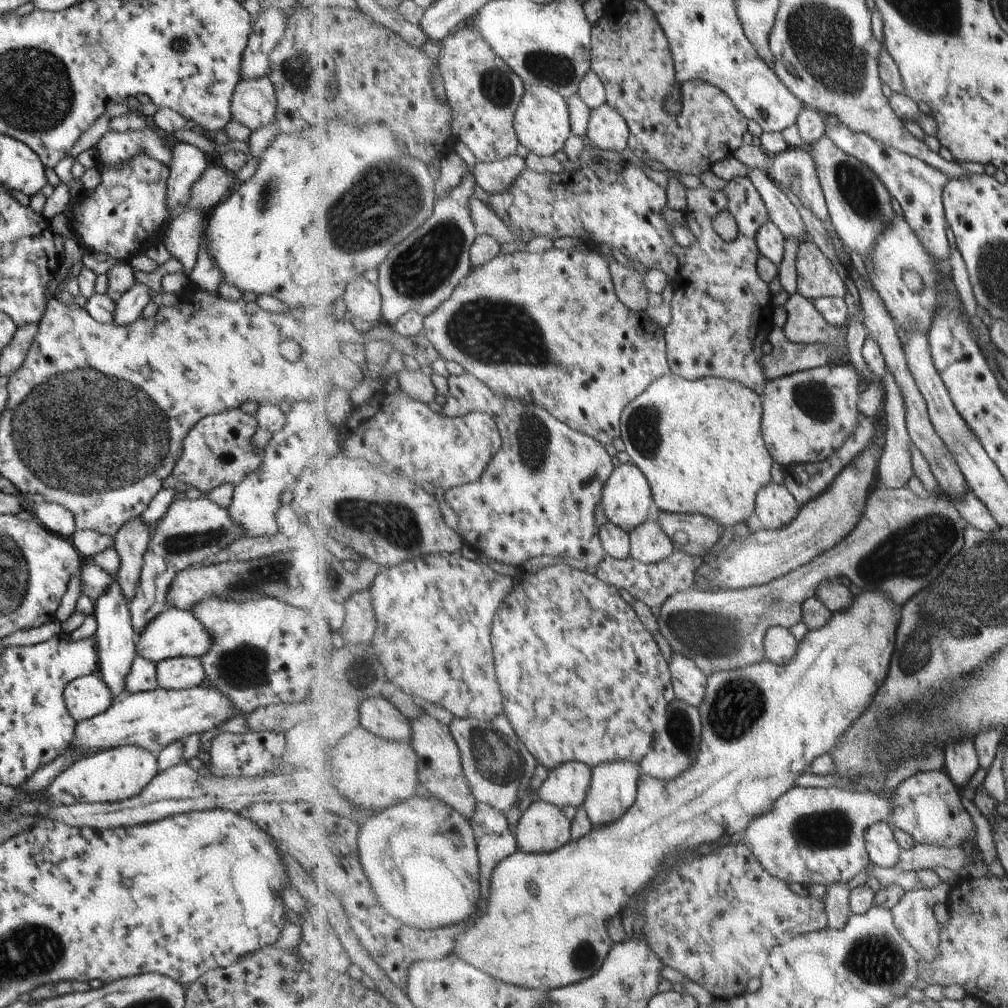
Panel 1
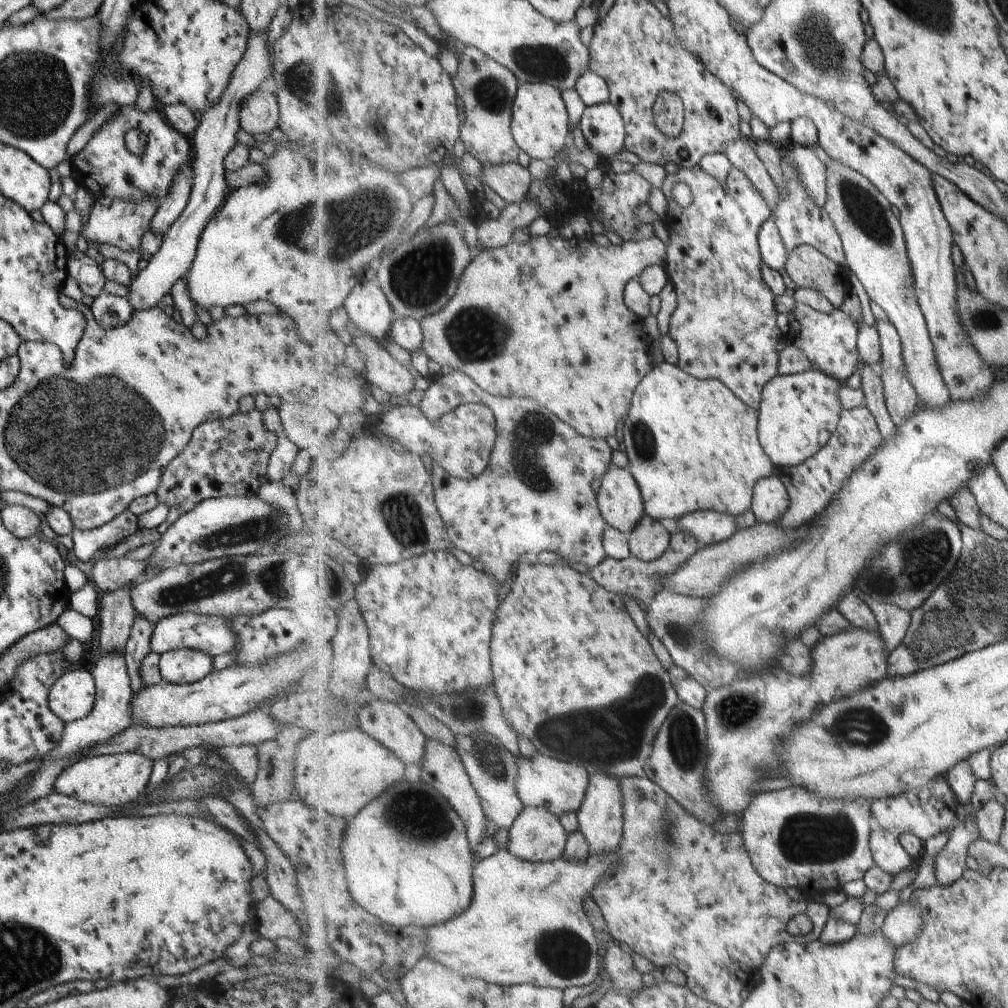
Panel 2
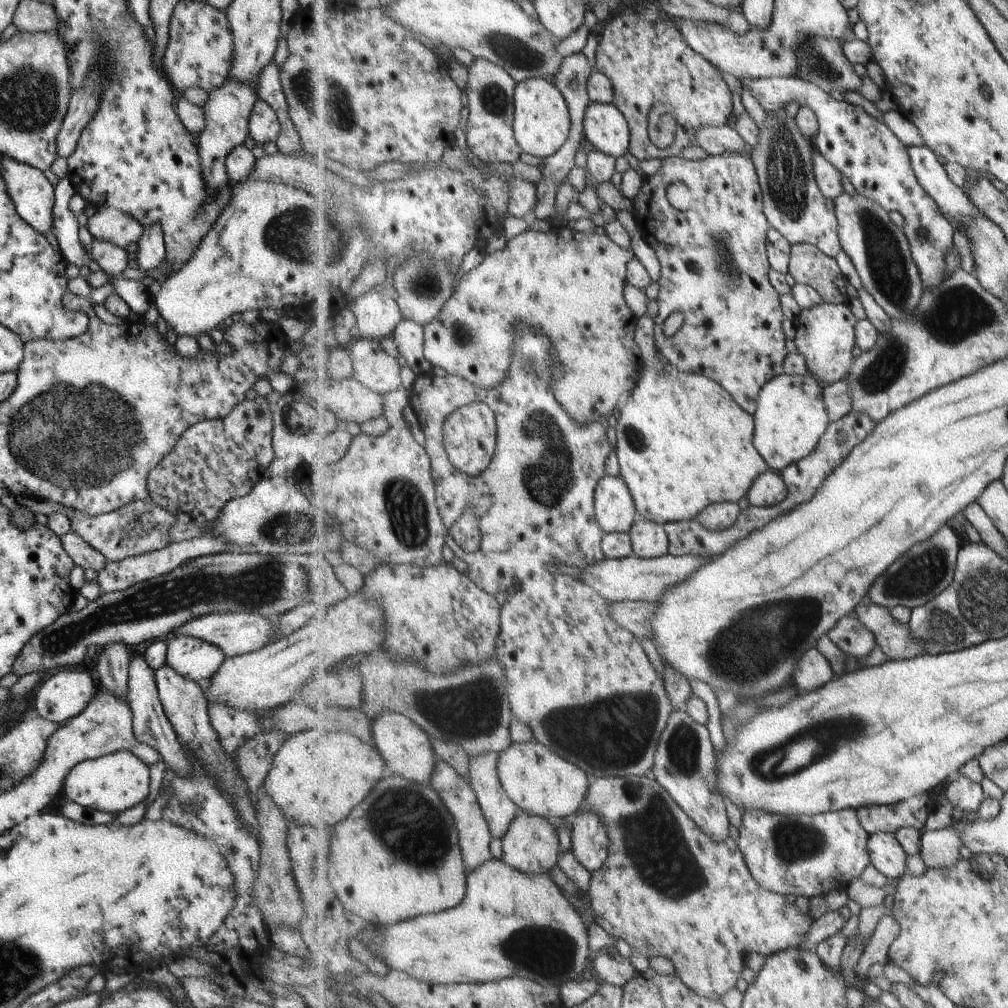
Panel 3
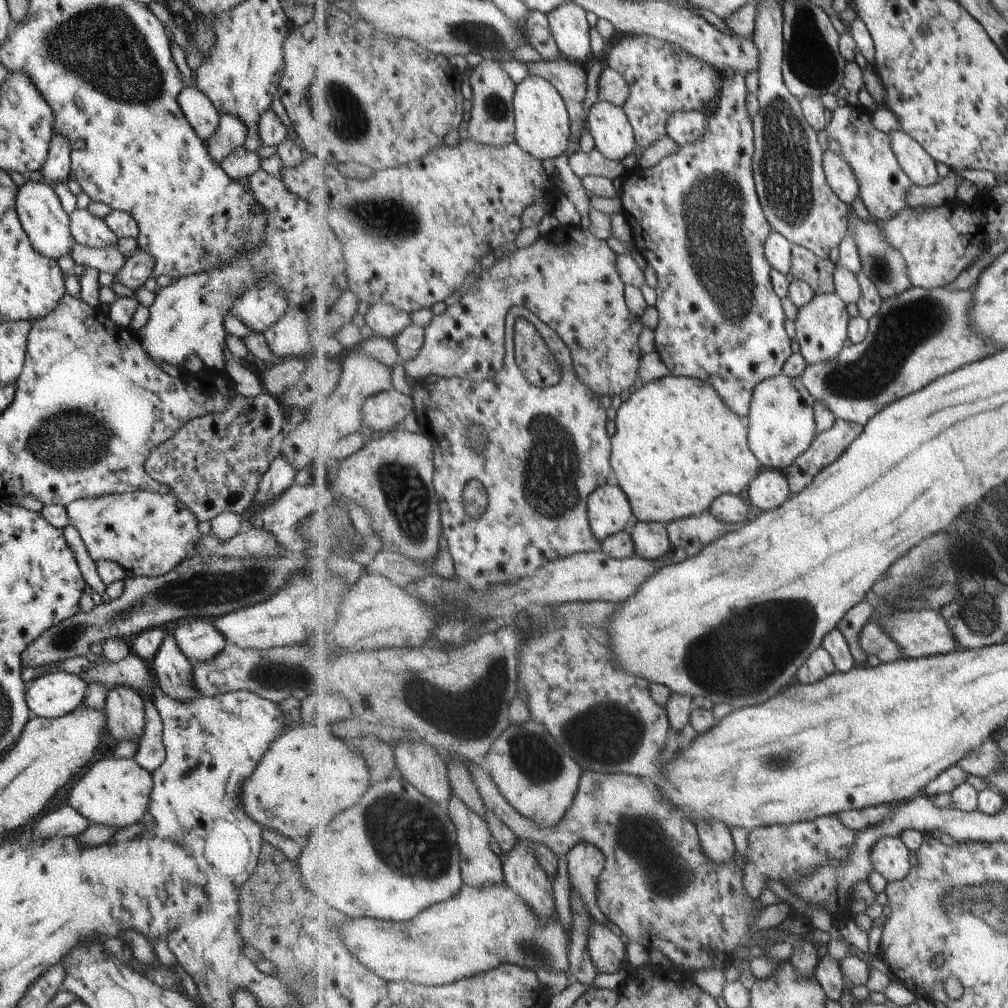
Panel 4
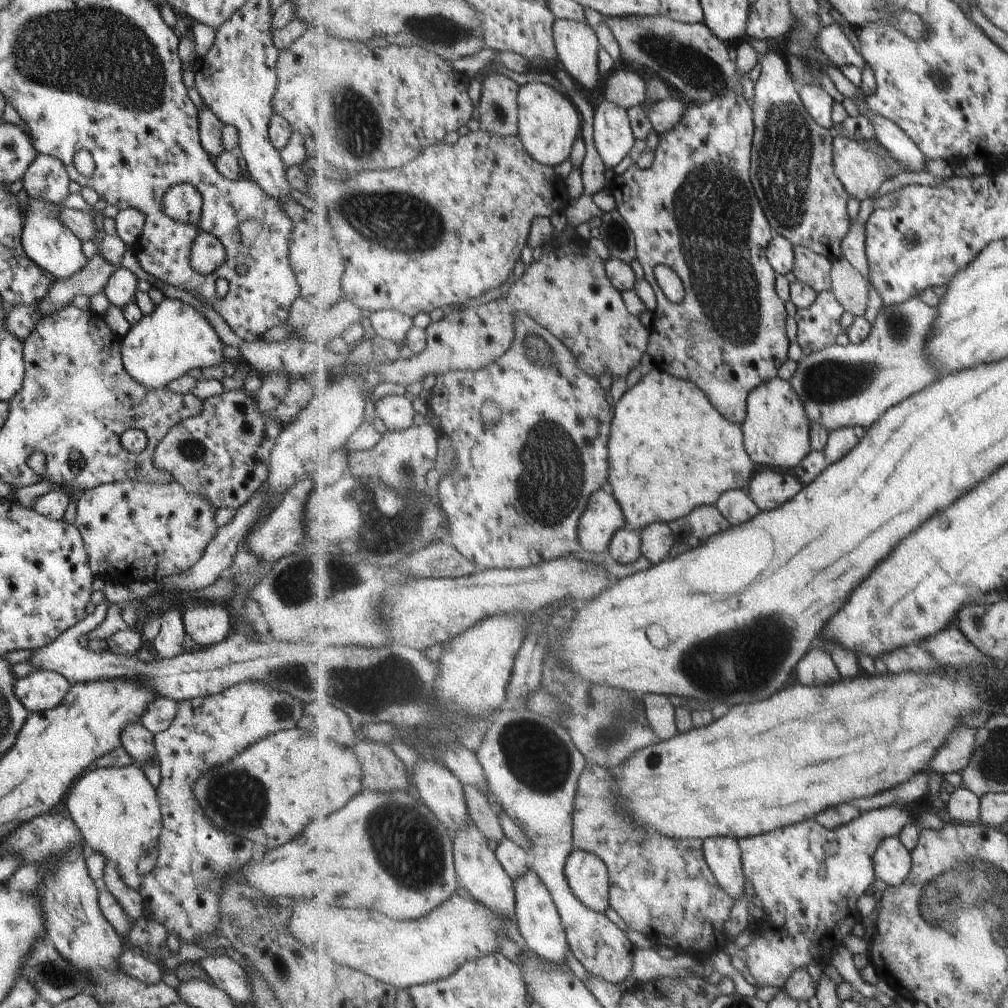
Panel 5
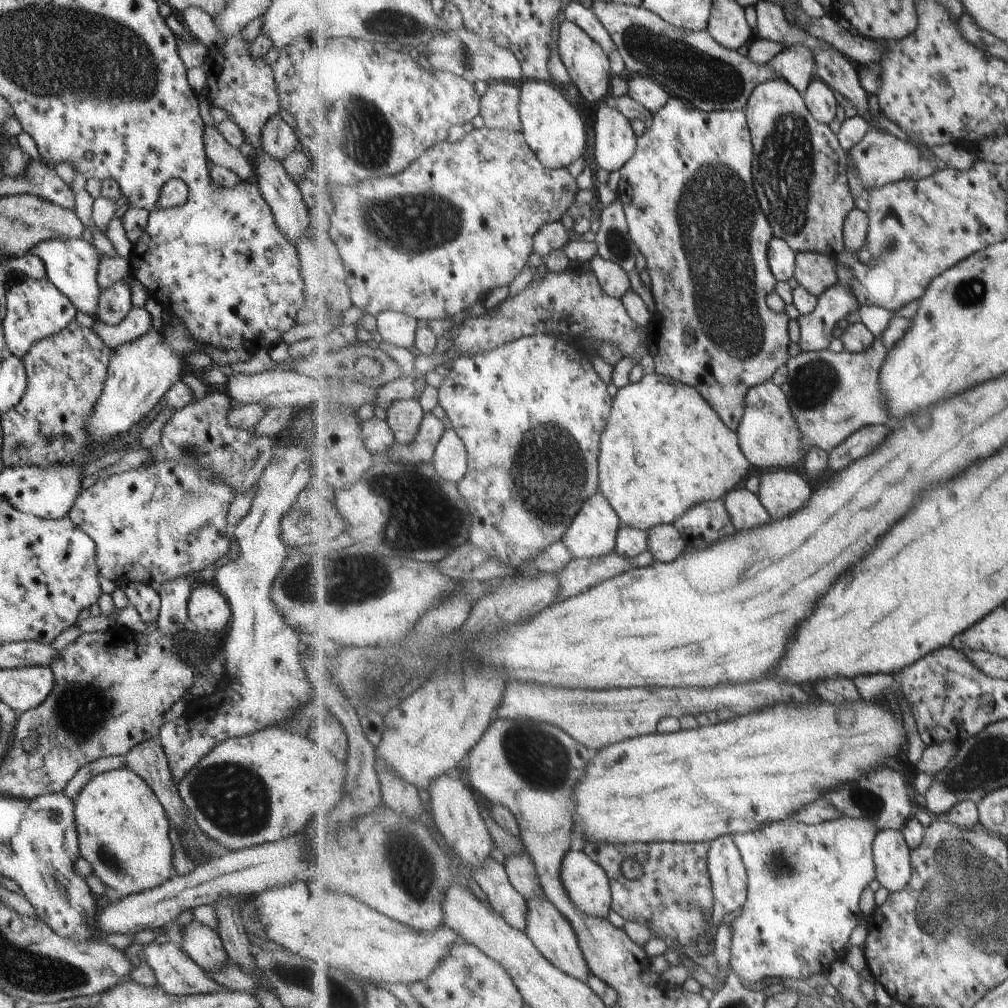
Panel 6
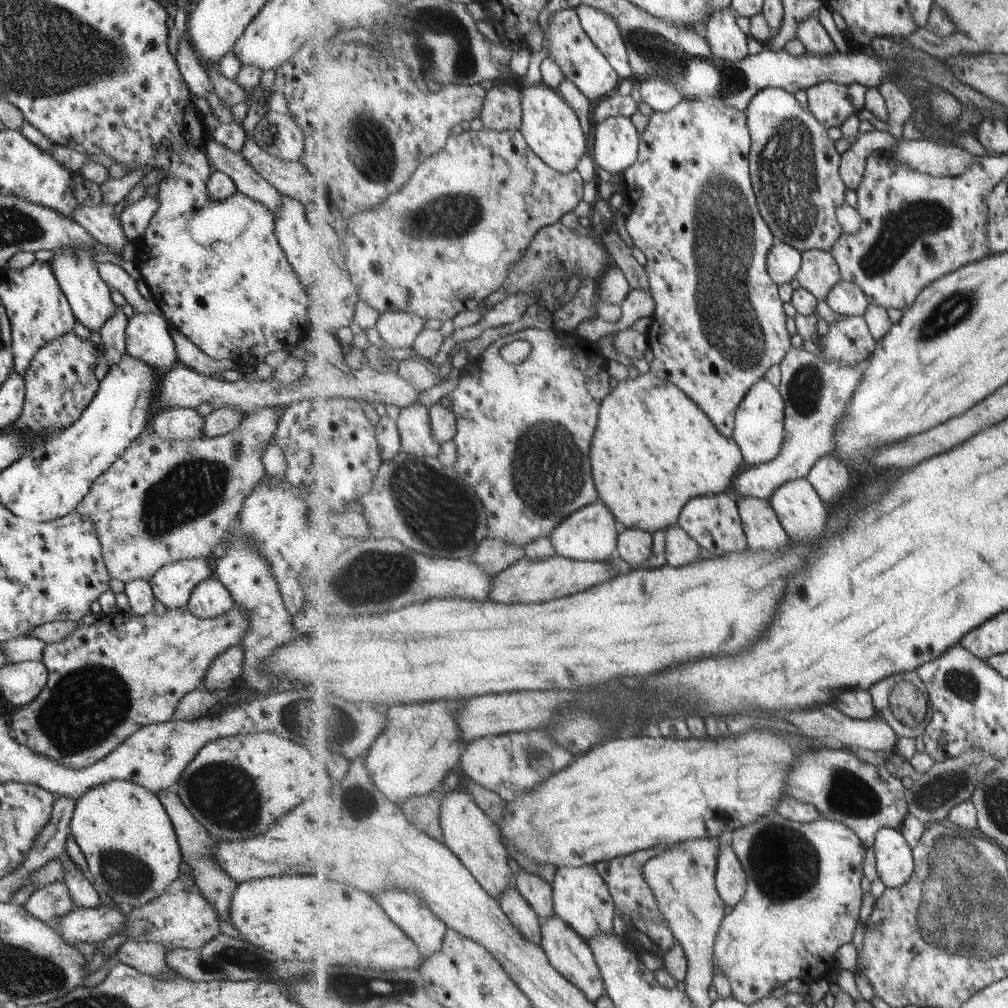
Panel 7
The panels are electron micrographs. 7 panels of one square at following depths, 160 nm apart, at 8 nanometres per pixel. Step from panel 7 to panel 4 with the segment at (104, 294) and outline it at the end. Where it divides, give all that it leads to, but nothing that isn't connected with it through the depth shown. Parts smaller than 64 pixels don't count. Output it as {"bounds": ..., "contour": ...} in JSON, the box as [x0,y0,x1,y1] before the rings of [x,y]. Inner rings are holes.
{"bounds":[15,180,74,262],"contour":[[[26,180],[17,187],[17,196],[15,196],[15,211],[20,226],[27,236],[27,242],[31,244],[31,248],[39,254],[45,256],[53,262],[57,262],[58,258],[71,254],[71,246],[74,241],[68,228],[69,218],[61,208],[57,194],[52,188],[45,184],[42,180],[39,182],[31,182]]]}

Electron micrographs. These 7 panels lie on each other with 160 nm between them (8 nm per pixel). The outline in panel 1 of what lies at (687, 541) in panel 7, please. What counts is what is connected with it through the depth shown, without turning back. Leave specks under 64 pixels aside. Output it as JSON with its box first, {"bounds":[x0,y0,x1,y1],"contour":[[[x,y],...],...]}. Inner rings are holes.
{"bounds":[630,520,674,564],"contour":[[[655,520],[644,522],[630,532],[630,556],[645,564],[658,563],[674,553],[674,544]]]}

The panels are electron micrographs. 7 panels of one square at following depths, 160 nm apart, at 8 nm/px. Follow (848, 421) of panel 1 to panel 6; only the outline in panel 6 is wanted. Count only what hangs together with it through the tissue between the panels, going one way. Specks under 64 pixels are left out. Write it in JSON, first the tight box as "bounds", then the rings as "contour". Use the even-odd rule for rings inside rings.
{"bounds":[738,380,804,468],"contour":[[[772,380],[754,386],[747,393],[746,409],[738,428],[740,445],[755,468],[795,468],[803,466],[804,436],[782,386]]]}

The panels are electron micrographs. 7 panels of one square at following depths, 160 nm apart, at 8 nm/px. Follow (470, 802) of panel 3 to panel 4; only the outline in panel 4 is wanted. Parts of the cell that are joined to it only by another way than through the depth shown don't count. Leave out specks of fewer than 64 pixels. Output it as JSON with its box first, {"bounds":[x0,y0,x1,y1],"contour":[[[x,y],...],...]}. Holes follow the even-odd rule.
{"bounds":[447,794,506,888],"contour":[[[453,794],[451,802],[447,805],[451,821],[456,827],[457,842],[460,850],[460,863],[464,884],[475,888],[483,888],[489,884],[505,884],[506,871],[504,860],[491,850],[491,830],[486,820],[473,810],[459,796]]]}

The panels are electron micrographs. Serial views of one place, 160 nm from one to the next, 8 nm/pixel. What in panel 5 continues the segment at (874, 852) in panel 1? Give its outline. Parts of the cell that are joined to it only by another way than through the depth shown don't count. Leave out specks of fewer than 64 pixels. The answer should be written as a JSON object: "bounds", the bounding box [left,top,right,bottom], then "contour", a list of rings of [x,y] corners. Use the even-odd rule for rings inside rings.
{"bounds":[874,836,912,886],"contour":[[[900,836],[887,837],[875,852],[874,862],[878,878],[888,886],[900,886],[910,877],[912,852]]]}

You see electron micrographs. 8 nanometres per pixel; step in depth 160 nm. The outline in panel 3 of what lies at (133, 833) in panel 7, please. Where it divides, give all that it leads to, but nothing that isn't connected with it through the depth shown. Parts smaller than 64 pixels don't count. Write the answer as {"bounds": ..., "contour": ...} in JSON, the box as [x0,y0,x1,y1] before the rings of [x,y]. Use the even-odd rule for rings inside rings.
{"bounds":[61,750,148,814],"contour":[[[129,750],[78,762],[61,782],[63,794],[69,801],[79,803],[84,809],[117,814],[145,800],[148,784],[148,766]]]}

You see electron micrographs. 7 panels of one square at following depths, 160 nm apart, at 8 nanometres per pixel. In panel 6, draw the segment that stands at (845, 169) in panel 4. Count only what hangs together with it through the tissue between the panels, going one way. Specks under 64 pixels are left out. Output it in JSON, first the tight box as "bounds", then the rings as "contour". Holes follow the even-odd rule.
{"bounds":[847,127,939,191],"contour":[[[870,127],[865,138],[857,146],[851,147],[847,152],[848,166],[849,163],[854,165],[854,173],[867,191],[905,179],[924,179],[939,170],[937,160],[928,159],[917,145],[895,138],[887,131],[873,127]]]}

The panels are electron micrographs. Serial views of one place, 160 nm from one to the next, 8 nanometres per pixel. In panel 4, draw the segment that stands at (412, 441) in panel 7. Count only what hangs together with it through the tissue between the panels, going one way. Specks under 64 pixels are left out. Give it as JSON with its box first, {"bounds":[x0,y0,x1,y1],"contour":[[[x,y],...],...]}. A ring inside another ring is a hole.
{"bounds":[363,391,415,433],"contour":[[[391,391],[371,396],[363,404],[363,420],[371,430],[390,433],[396,430],[397,424],[415,413],[415,402],[412,396],[405,396],[401,392]]]}

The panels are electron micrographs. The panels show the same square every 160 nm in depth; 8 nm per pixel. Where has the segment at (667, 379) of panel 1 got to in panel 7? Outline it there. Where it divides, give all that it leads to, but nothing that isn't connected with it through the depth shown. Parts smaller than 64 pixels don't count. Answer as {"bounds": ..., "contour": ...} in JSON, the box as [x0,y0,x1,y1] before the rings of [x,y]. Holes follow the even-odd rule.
{"bounds":[591,372,745,534],"contour":[[[651,372],[638,375],[633,380],[627,379],[625,382],[617,384],[611,391],[611,394],[608,394],[606,400],[602,402],[598,429],[591,447],[591,458],[592,474],[598,487],[599,500],[603,501],[610,508],[610,511],[618,520],[620,528],[640,527],[651,534],[657,531],[665,531],[670,526],[677,525],[683,507],[692,498],[731,492],[734,480],[740,474],[741,466],[743,466],[743,461],[745,461],[739,443],[733,437],[725,436],[718,429],[718,426],[715,426],[709,415],[682,388],[679,388],[675,383],[657,378]]]}

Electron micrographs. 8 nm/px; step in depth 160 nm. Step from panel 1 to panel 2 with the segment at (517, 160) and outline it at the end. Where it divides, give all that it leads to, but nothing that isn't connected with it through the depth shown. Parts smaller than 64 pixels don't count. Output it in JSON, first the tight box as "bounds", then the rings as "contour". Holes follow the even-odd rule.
{"bounds":[481,162,533,204],"contour":[[[519,162],[503,164],[501,166],[487,166],[483,168],[481,183],[492,189],[506,204],[526,201],[533,178],[528,168],[523,168]]]}

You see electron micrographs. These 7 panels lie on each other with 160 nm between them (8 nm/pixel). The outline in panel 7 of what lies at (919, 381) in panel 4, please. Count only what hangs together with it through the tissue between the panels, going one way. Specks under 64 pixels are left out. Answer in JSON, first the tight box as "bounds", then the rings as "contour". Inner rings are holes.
{"bounds":[731,348,869,500],"contour":[[[792,348],[780,364],[782,383],[779,387],[786,399],[785,440],[777,458],[765,464],[749,467],[734,480],[731,493],[770,500],[774,492],[788,480],[807,478],[820,458],[836,454],[837,433],[848,418],[855,391],[861,386],[869,360],[859,365],[828,361],[805,348]]]}

